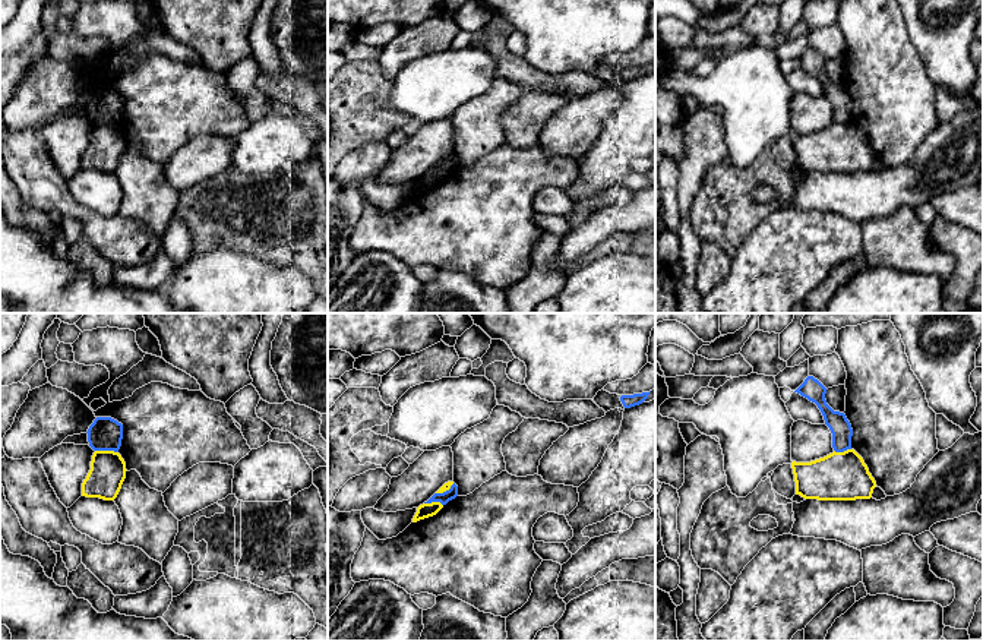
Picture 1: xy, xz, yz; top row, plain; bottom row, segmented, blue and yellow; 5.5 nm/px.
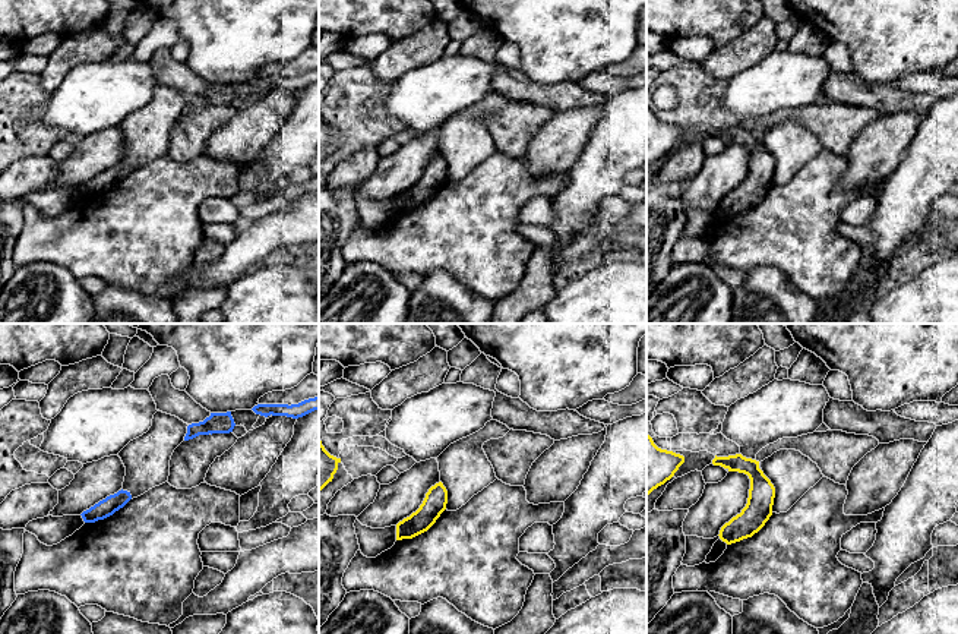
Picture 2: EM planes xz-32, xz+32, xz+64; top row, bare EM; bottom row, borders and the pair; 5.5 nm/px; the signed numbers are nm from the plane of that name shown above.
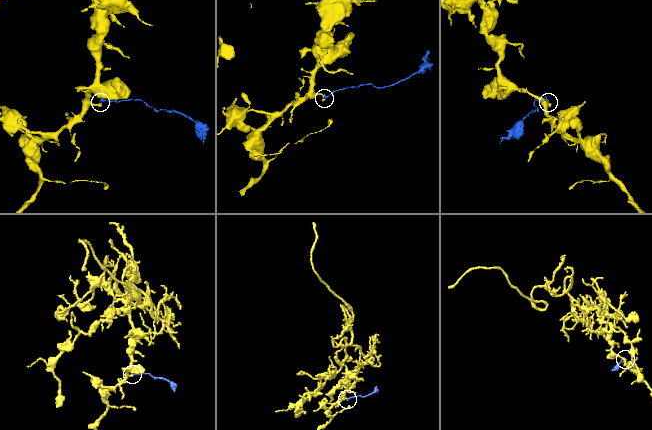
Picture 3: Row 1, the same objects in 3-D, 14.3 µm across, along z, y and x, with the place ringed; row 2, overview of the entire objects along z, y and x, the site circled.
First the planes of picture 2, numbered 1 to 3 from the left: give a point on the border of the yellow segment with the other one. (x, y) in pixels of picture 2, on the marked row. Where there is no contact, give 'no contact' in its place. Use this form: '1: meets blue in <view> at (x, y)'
1: no contact
2: no contact
3: no contact

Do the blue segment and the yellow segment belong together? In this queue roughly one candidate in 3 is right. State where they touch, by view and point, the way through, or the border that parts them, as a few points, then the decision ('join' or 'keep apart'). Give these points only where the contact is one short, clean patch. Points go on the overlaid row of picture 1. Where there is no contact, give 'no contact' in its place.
xy (107, 450) | along xy (95, 450), (113, 450), (117, 452) | keep apart

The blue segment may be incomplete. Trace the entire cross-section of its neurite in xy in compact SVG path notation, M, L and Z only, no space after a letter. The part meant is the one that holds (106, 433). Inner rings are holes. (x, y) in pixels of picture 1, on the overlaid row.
M97 417L86 433L89 446L94 451L118 452L123 439L123 424L111 417Z

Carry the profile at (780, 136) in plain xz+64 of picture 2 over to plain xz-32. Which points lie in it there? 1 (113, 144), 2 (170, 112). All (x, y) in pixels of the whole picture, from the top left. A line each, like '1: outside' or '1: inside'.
1: outside
2: inside

